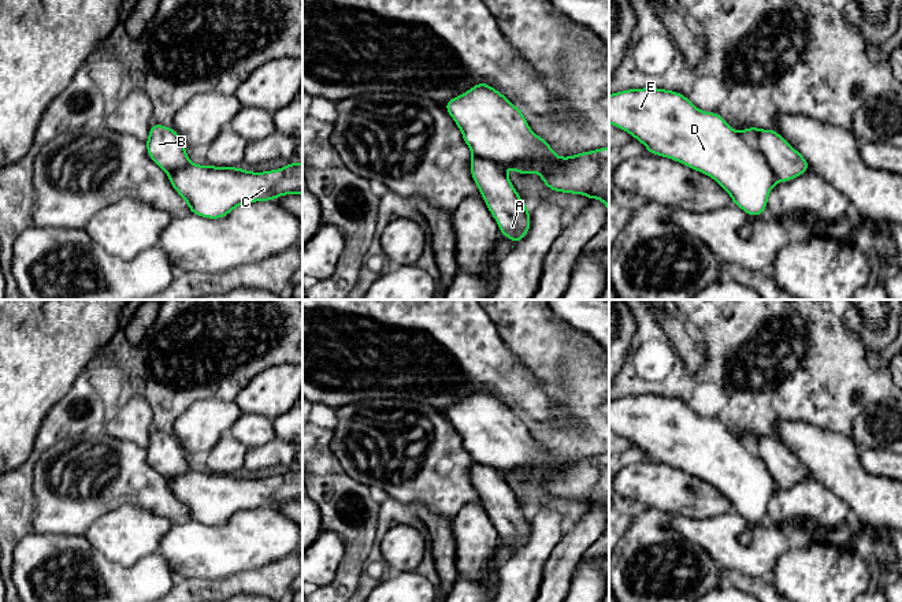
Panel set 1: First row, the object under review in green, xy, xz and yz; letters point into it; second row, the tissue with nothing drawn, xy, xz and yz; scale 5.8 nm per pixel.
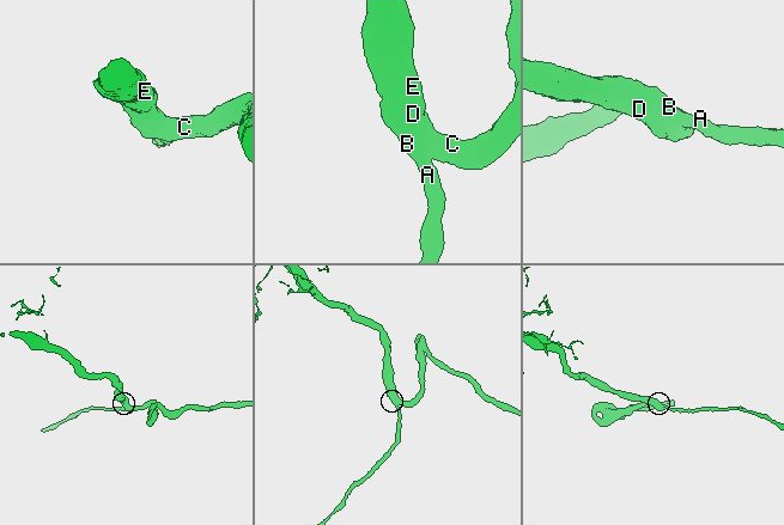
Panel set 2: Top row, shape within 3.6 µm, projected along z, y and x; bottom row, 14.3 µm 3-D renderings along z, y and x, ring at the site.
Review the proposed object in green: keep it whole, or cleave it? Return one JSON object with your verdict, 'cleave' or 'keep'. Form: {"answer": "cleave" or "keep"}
{"answer": "keep"}

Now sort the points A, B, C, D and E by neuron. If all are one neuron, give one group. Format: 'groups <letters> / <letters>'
groups A B C D E

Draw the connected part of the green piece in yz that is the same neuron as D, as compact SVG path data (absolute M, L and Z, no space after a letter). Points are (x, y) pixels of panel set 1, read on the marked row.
M641 88L609 94L609 123L642 142L647 153L710 176L751 218L766 212L768 196L777 182L788 182L810 171L808 160L775 129L750 126L739 134L720 114L698 109L687 96L675 90Z

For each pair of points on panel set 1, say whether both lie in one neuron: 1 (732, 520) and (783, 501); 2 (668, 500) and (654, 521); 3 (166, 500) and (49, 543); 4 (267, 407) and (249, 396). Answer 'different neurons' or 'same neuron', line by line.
1: different neurons
2: different neurons
3: different neurons
4: same neuron

